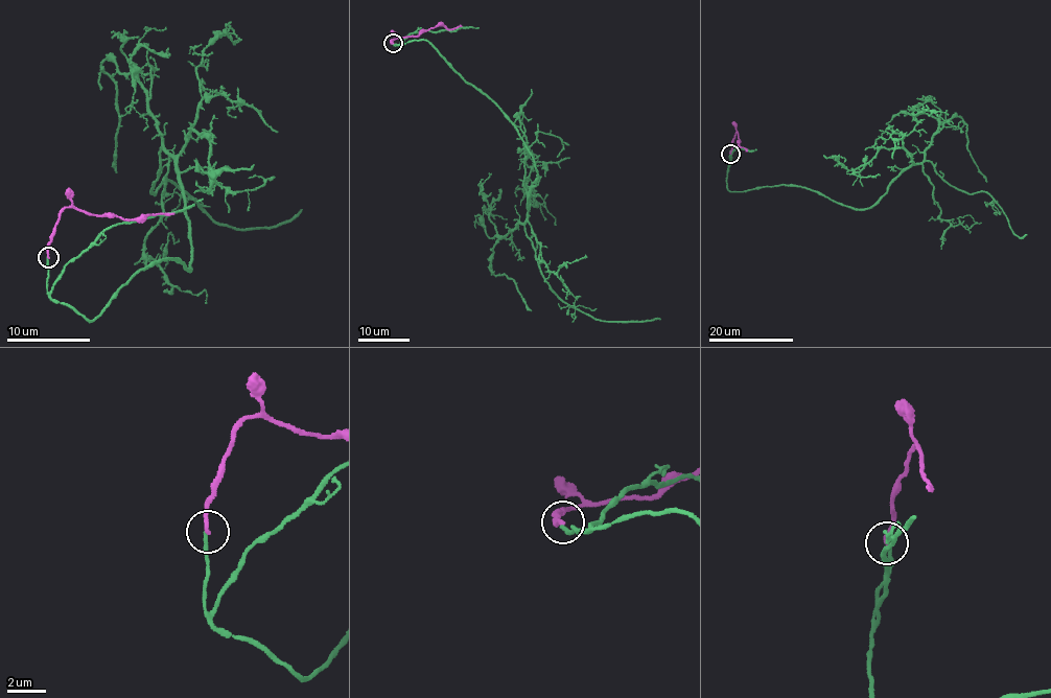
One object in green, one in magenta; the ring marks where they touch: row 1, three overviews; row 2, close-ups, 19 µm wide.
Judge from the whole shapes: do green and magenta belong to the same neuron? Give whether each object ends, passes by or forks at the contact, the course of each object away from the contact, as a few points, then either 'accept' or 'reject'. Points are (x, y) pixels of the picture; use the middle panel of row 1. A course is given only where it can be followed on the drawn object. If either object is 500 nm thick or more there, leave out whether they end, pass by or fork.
green ends | magenta ends | green via (393, 43), (427, 42), (516, 129), (538, 173), (528, 202), (524, 231), (550, 287), (594, 319), (660, 319) | magenta via (393, 43), (390, 41), (421, 35), (436, 26), (448, 28), (462, 25) | reject

